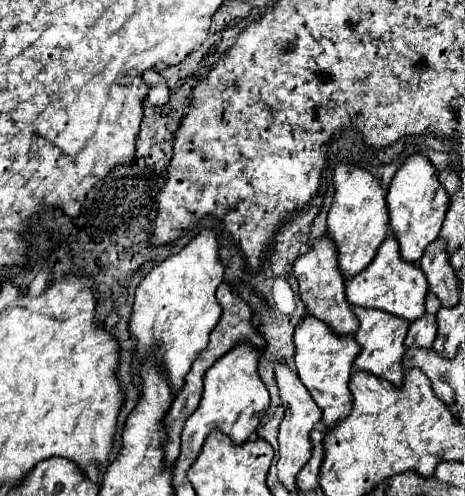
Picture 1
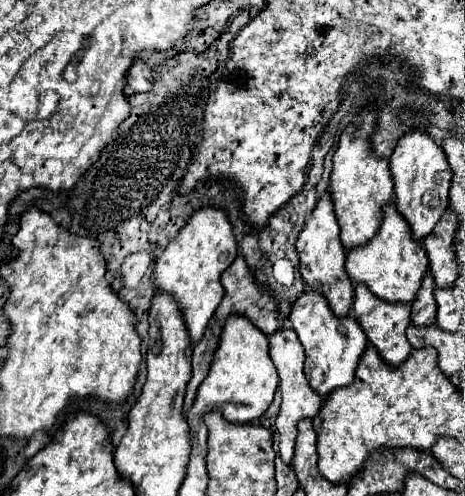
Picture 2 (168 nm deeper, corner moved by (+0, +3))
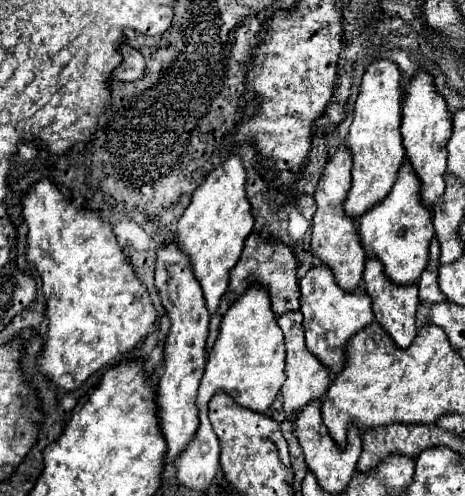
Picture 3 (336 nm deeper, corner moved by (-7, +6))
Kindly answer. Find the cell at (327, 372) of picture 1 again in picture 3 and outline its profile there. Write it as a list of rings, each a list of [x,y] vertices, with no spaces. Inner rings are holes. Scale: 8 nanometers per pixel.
[[[316,264],[306,272],[306,276],[300,280],[300,290],[300,312],[304,314],[306,346],[324,366],[328,366],[332,372],[340,372],[344,366],[346,342],[360,328],[374,322],[372,298],[362,288],[356,288],[354,292],[342,290],[334,280],[332,270],[328,270],[324,264]]]

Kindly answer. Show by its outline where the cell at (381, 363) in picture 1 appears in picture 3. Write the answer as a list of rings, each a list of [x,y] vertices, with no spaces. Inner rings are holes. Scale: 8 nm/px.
[[[366,260],[364,288],[372,296],[372,310],[376,322],[380,322],[380,326],[392,336],[392,340],[400,348],[408,348],[408,344],[412,344],[412,340],[416,338],[416,308],[418,308],[416,284],[408,284],[408,288],[394,288],[392,280],[384,276],[384,268],[380,268],[376,260]]]

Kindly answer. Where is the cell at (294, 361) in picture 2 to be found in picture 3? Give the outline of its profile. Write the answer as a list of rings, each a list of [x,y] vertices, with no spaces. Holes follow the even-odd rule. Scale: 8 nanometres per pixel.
[[[298,310],[286,312],[278,318],[278,324],[280,324],[284,338],[286,338],[286,380],[282,384],[282,396],[284,396],[284,412],[288,414],[288,420],[292,418],[294,412],[298,412],[310,400],[322,398],[326,394],[330,382],[332,382],[330,370],[324,368],[324,364],[320,364],[320,360],[316,360],[316,356],[312,352],[308,352],[308,348],[304,344],[302,318],[304,316]]]

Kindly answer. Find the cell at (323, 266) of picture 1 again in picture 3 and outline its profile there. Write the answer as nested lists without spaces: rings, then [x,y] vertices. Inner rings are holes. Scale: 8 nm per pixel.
[[[340,144],[336,148],[336,154],[326,160],[322,168],[320,182],[314,192],[314,202],[316,202],[316,214],[314,214],[314,224],[312,224],[312,252],[318,256],[320,262],[324,262],[336,276],[336,282],[340,288],[352,292],[358,288],[362,280],[362,270],[366,262],[366,252],[360,248],[360,236],[356,230],[356,224],[344,216],[344,196],[348,196],[350,188],[350,168],[352,168],[352,154],[348,146]]]

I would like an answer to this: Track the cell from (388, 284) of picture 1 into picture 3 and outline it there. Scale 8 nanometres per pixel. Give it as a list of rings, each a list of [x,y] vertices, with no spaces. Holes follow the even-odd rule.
[[[404,160],[392,192],[380,204],[376,204],[368,216],[360,216],[360,238],[366,254],[378,258],[384,264],[384,272],[394,284],[414,284],[424,272],[428,262],[428,246],[434,238],[430,212],[432,210],[424,208],[420,200],[420,180],[410,162]]]

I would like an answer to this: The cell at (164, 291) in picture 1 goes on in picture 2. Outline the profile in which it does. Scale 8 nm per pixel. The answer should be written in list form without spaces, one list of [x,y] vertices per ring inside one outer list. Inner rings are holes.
[[[203,207],[189,217],[187,225],[155,261],[151,283],[157,293],[171,295],[177,301],[191,339],[191,347],[195,347],[201,341],[207,323],[211,321],[215,309],[223,299],[225,291],[221,287],[221,273],[235,261],[235,257],[237,241],[227,215],[221,209]]]

